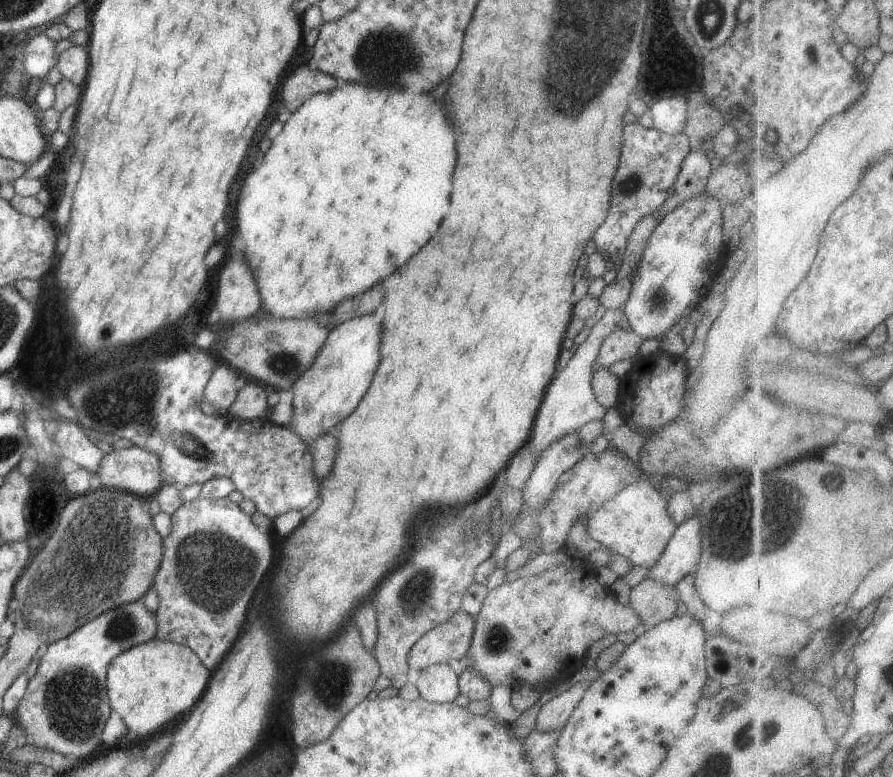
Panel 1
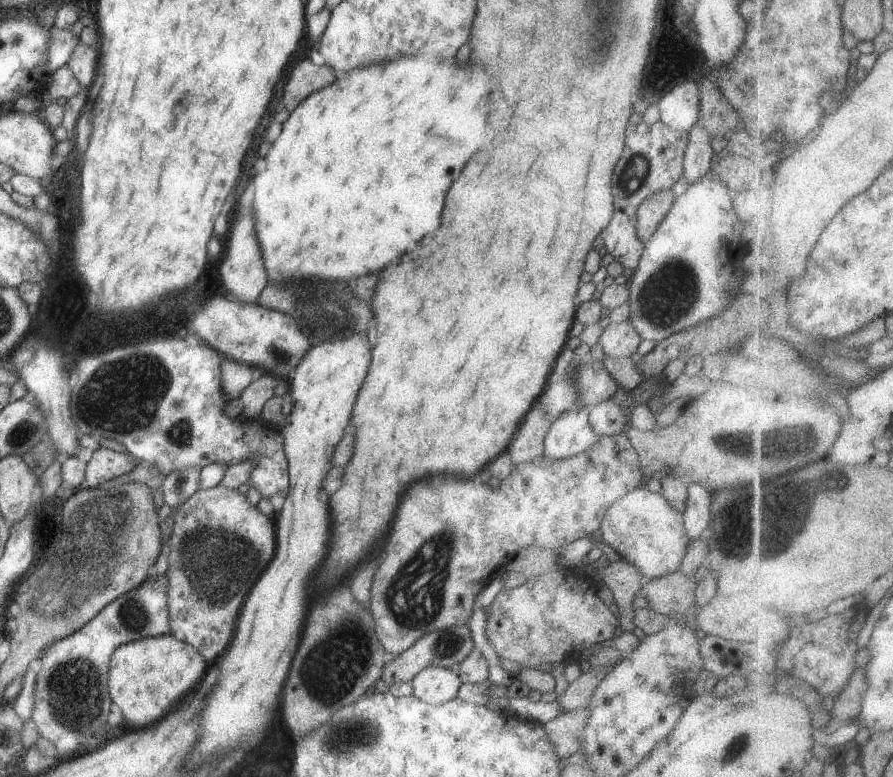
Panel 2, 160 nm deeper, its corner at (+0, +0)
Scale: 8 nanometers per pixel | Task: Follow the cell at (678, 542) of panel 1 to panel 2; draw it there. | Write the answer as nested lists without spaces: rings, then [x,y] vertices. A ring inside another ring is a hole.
[[[688,484],[688,504],[684,510],[684,532],[688,536],[688,544],[698,537],[705,536],[710,523],[710,504],[712,494],[700,484]]]

